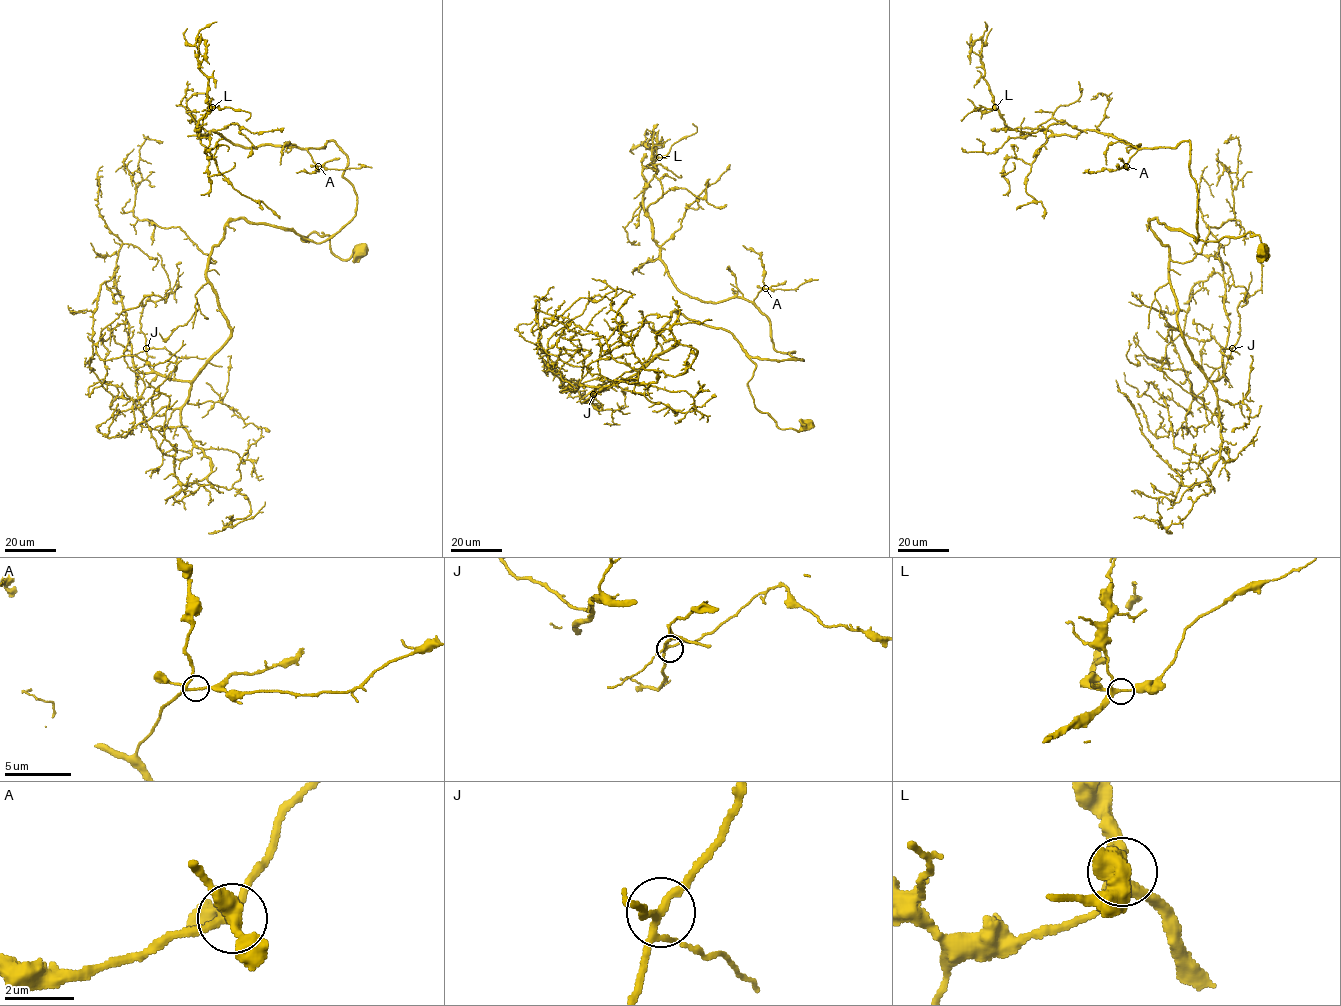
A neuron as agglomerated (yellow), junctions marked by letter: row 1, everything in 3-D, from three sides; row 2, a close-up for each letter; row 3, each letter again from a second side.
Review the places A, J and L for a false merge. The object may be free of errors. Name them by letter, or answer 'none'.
none

